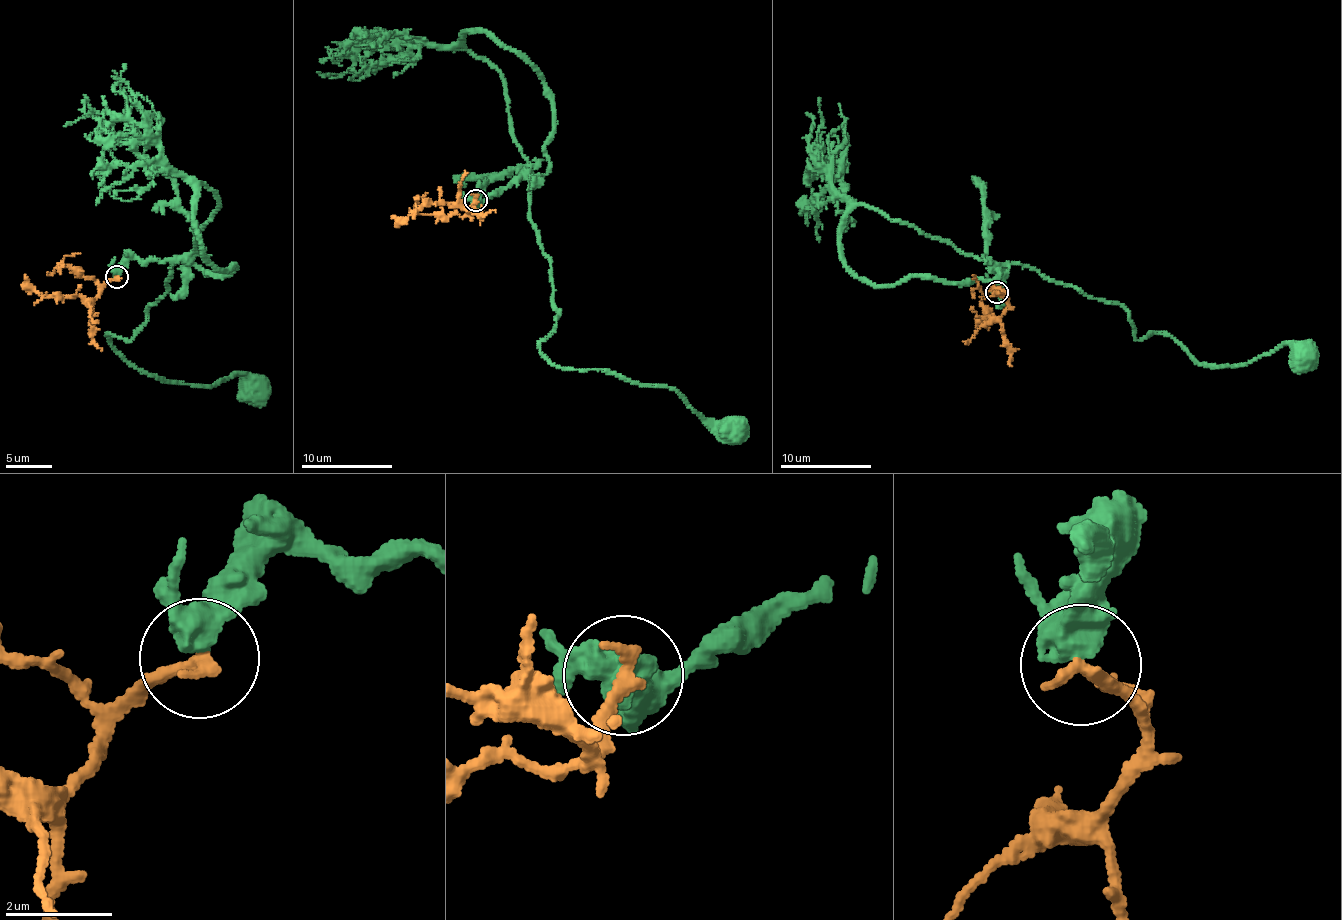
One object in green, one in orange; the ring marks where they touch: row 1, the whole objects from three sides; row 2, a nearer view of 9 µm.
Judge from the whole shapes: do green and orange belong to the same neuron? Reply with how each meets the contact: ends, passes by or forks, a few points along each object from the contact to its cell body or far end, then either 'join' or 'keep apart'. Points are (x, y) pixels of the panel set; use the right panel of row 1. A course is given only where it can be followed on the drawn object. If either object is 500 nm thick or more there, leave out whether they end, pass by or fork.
green passes by; orange ends there; green runs (996, 291), (996, 269), (1029, 265), (1117, 301), (1138, 340), (1166, 333), (1200, 363), (1305, 351); orange runs (996, 291), (1008, 302), (999, 317), (982, 317), (982, 320), (985, 314), (980, 301); keep apart

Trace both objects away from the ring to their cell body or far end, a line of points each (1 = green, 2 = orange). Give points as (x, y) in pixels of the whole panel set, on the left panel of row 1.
1: (117, 276), (131, 259), (187, 259), (113, 346), (177, 383), (255, 385)
2: (117, 276), (103, 287), (94, 299), (42, 295), (33, 289), (25, 274)

